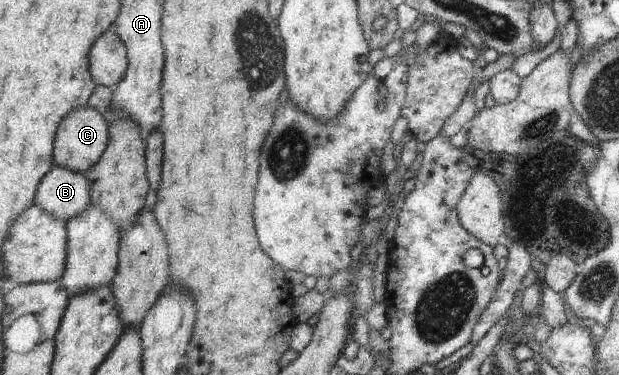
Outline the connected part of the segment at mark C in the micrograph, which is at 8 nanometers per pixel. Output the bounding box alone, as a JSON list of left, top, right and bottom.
[55,105,110,173]

